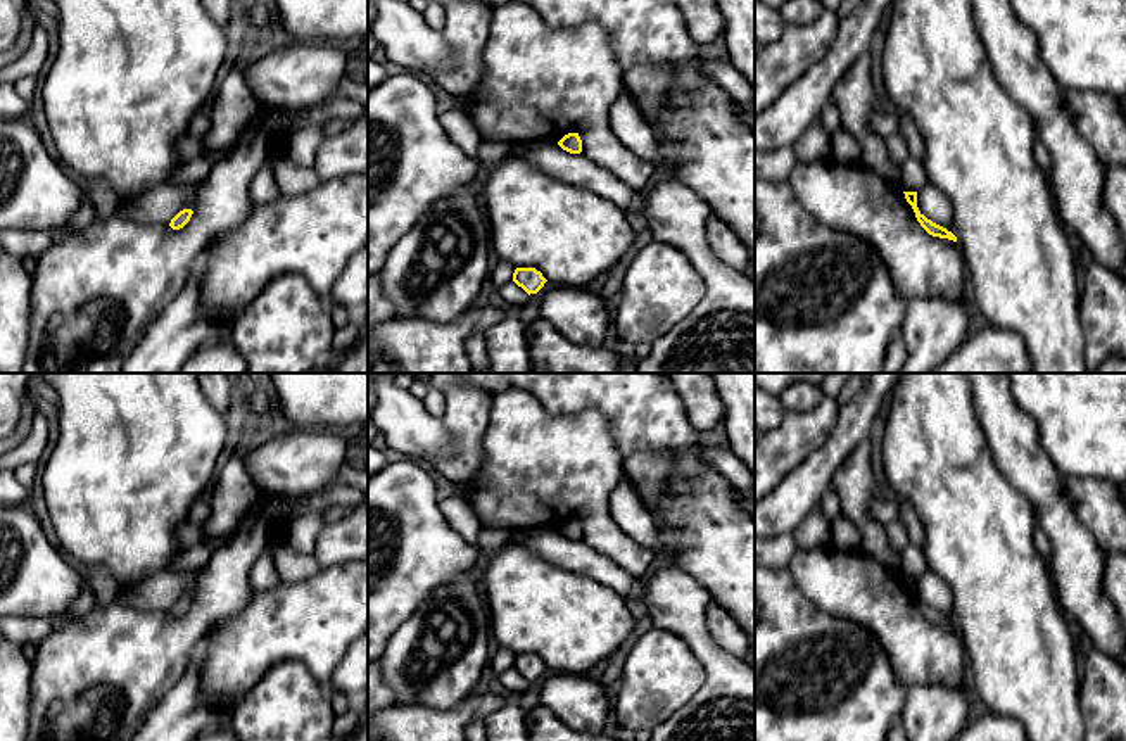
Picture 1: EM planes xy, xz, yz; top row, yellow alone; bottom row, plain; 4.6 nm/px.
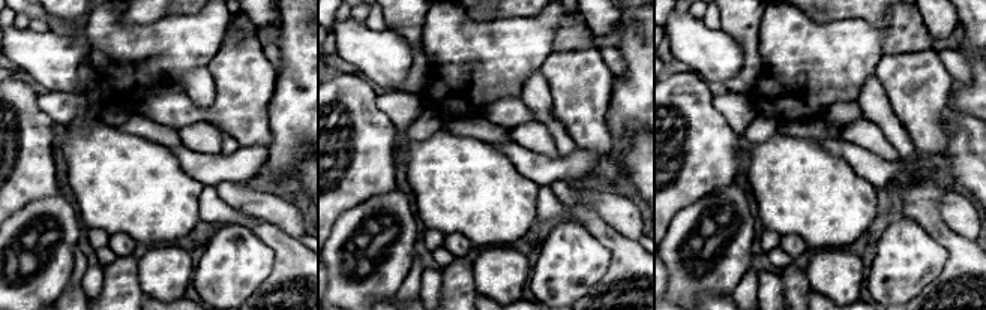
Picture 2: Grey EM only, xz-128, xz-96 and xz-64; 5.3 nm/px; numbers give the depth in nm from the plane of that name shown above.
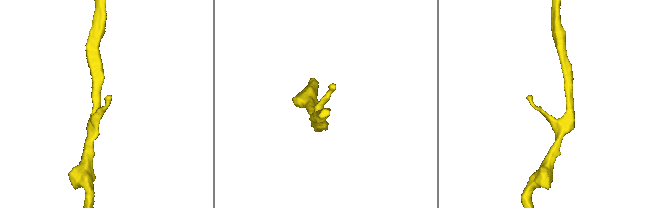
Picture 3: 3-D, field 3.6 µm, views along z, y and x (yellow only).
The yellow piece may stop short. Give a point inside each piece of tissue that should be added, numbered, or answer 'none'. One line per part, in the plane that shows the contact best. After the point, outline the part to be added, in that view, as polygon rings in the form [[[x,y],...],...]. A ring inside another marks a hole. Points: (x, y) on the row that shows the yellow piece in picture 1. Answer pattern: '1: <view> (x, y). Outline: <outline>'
none

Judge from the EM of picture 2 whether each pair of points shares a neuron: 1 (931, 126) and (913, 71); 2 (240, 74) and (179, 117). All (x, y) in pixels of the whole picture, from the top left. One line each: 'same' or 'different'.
1: same
2: same

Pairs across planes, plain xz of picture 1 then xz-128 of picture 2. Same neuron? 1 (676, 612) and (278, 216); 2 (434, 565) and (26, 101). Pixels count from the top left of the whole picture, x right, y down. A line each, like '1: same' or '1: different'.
1: different
2: same

